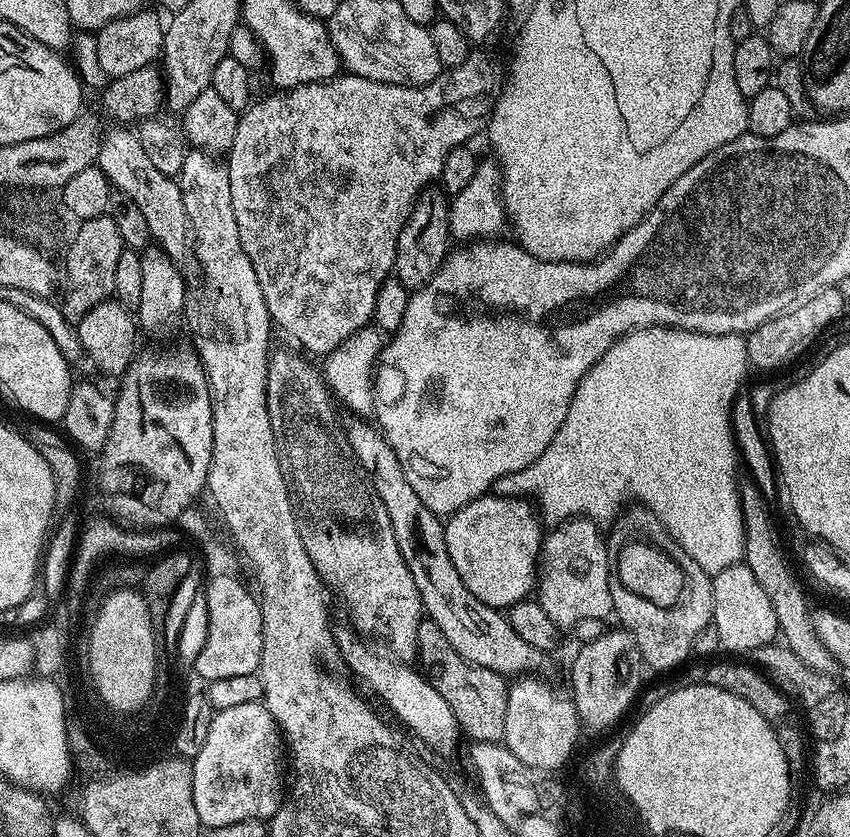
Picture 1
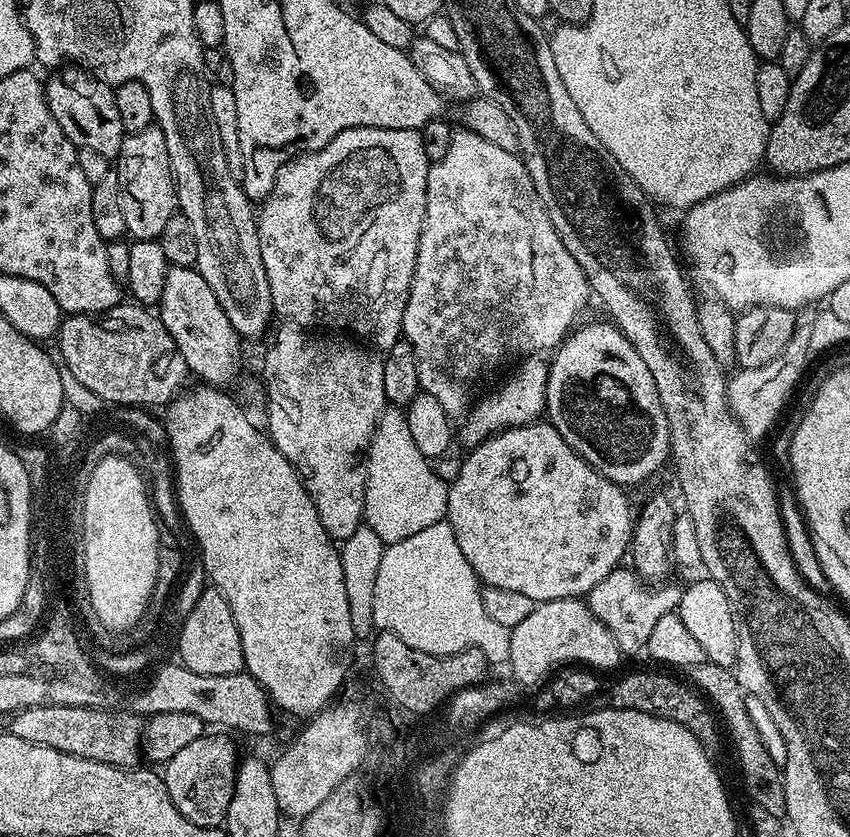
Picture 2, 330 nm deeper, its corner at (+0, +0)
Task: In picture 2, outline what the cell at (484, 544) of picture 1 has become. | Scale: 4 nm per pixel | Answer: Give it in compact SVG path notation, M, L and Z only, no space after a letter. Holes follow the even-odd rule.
M533 422L531 424L523 424L517 428L506 428L502 432L497 432L488 437L487 440L482 441L481 444L475 445L471 449L472 452L464 461L460 464L460 469L456 472L456 477L453 480L450 480L448 484L448 514L447 522L448 525L454 530L454 534L458 538L458 546L462 549L462 554L466 554L466 562L470 562L470 566L474 570L477 580L480 581L481 585L490 586L490 587L500 587L502 590L513 591L514 594L526 594L527 597L532 598L534 601L542 600L575 600L577 598L587 597L587 594L590 590L594 590L594 586L598 586L598 582L602 582L602 578L606 578L606 574L610 574L616 568L621 567L623 558L625 559L626 553L629 551L631 542L632 542L632 530L634 527L634 512L632 514L632 508L628 505L628 496L623 487L614 482L610 482L605 478L602 473L598 470L594 470L588 465L579 454L572 449L571 446L567 444L562 438L562 434L558 434L558 430L550 422Z

